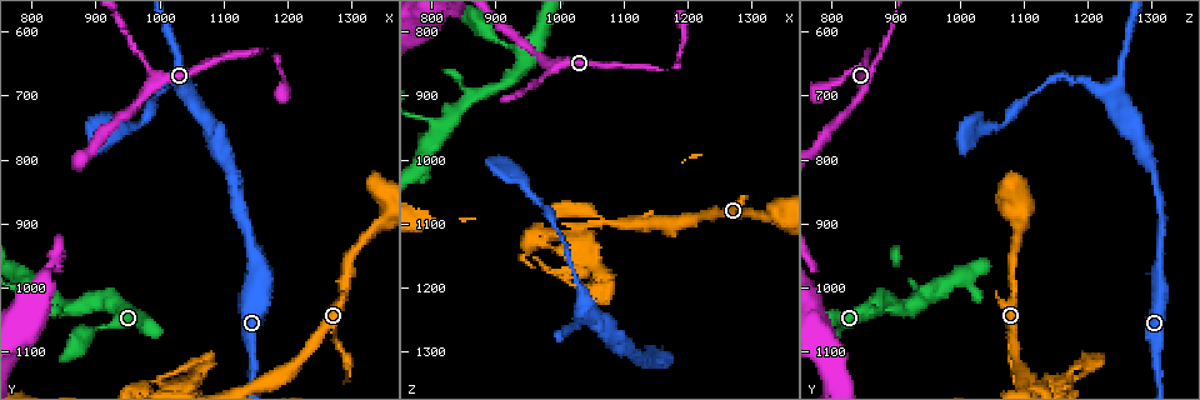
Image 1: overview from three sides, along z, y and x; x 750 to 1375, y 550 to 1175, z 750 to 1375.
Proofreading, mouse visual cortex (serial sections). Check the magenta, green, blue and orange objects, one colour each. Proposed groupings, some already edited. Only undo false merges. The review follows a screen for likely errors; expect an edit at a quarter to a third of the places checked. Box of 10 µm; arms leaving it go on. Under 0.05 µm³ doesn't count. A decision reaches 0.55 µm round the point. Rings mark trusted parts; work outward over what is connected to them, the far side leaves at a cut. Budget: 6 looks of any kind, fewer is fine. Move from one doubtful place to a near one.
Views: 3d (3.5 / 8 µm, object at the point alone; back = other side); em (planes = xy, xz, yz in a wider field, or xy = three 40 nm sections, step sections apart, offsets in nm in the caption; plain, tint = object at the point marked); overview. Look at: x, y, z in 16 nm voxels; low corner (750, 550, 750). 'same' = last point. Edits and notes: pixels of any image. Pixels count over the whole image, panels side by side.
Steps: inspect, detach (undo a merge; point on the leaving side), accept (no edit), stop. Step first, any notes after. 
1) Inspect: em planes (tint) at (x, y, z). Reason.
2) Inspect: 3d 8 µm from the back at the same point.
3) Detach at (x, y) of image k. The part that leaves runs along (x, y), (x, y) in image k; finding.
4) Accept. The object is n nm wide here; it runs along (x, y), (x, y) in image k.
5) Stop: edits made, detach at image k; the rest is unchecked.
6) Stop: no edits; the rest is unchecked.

Inspect: 3d 3.5 µm at (1175, 635, 860).

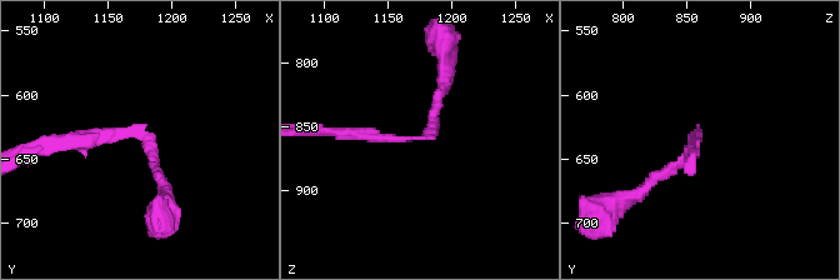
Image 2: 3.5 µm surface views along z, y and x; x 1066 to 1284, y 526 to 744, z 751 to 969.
Inspect: em xy step 1 (tint) at (1178, 632, 858). The arms are 150, 150 nm wide; now the EM.

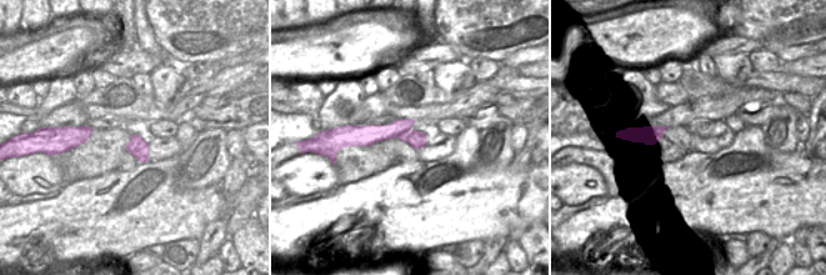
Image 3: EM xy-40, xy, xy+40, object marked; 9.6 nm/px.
Detach at (435, 110) of image 2. A second cell is stuck on.

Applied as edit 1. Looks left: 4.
Inspect: overview.

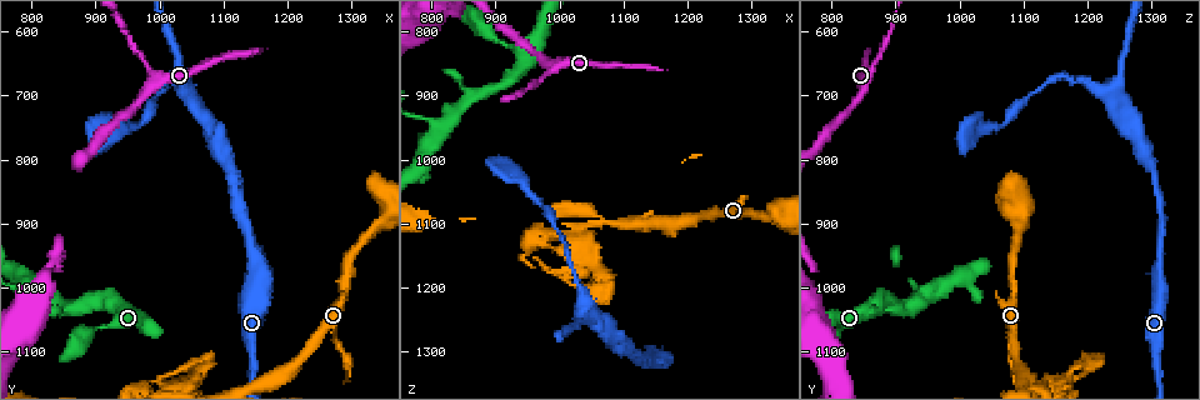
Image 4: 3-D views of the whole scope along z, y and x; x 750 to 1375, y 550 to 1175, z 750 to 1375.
Inspect: 3d 3.5 µm at (1060, 1135, 1175). Sharp bend.

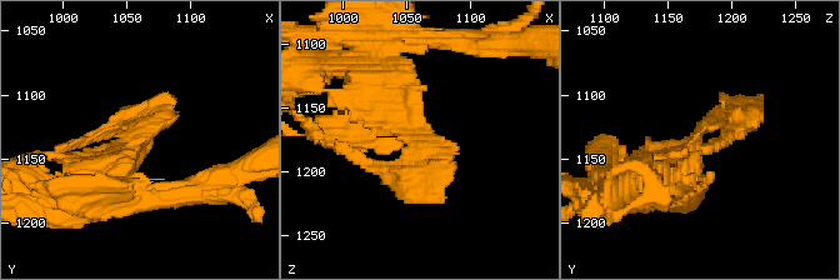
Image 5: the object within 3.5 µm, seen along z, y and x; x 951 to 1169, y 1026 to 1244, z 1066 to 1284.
Inspect: em xy step 5 (tint) at (1060, 1138, 1172).

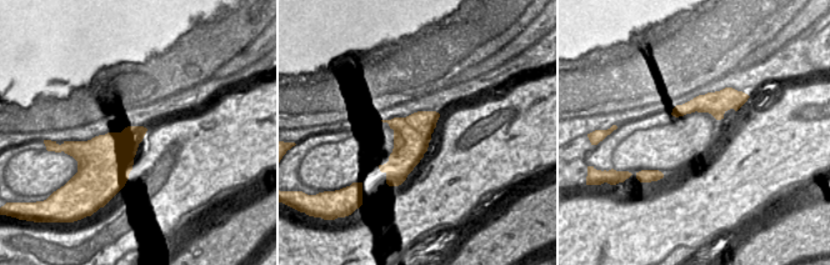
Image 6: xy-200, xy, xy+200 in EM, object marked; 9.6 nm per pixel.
Accept. It runs along (640, 173), (740, 126) in image 5; continuous, no second cell.

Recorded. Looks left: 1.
Stop: edits made, detach at image 2; the rest is unchecked.

